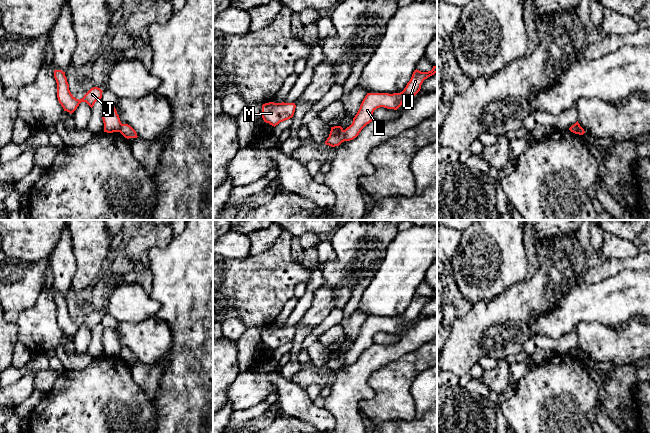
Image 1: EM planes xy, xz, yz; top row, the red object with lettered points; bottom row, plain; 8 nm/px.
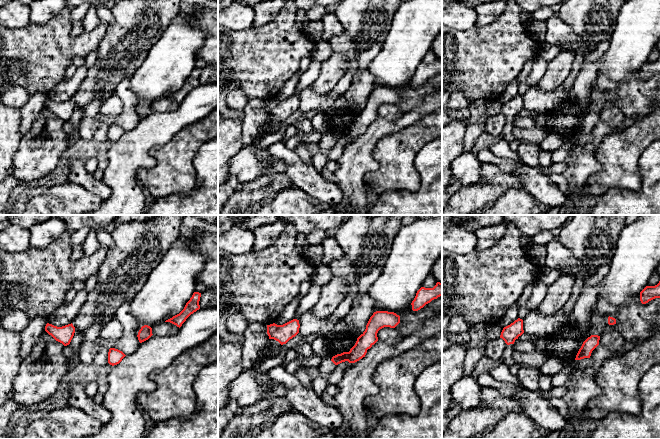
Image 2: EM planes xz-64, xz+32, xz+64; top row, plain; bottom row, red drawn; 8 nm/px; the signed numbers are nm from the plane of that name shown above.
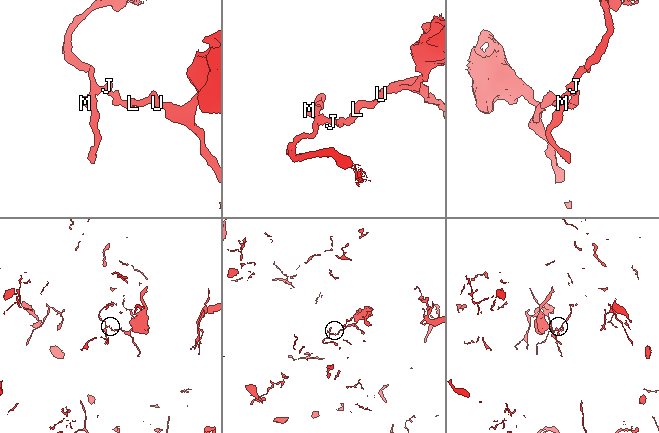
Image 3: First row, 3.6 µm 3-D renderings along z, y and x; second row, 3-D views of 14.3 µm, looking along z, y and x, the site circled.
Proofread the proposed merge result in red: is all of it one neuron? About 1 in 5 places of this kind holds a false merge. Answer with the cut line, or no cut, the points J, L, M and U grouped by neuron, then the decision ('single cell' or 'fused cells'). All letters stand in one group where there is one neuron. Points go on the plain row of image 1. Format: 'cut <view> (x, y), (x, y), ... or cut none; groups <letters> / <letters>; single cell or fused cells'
cut xz (343, 354), (345, 364); groups J M / L U; fused cells

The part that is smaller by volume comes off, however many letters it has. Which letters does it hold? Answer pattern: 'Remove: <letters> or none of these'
Remove: L, U

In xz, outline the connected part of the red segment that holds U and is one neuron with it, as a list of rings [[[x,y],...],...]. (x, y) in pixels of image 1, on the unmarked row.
[[[433,290],[432,294],[428,296],[421,296],[416,293],[410,305],[400,317],[367,317],[353,342],[352,348],[344,354],[345,365],[356,362],[361,354],[373,345],[373,336],[377,332],[384,331],[397,334],[405,322],[415,320],[420,315],[423,305],[435,297],[437,297],[437,290]]]

